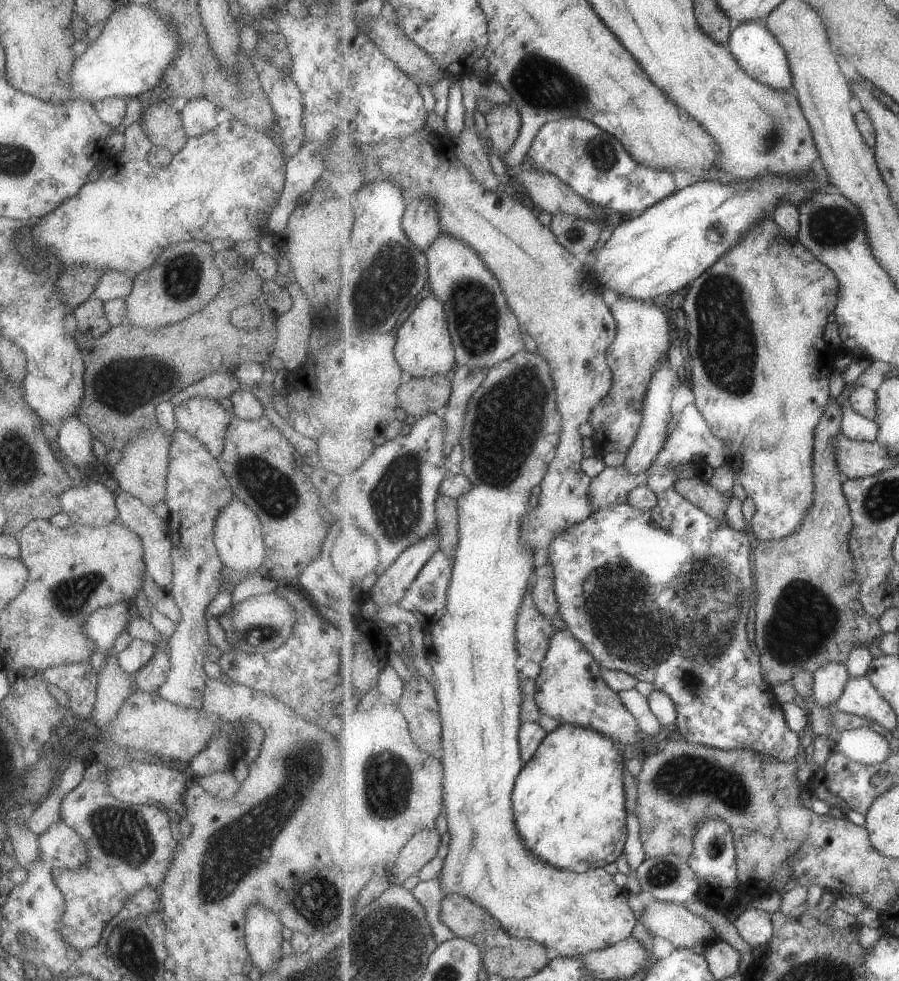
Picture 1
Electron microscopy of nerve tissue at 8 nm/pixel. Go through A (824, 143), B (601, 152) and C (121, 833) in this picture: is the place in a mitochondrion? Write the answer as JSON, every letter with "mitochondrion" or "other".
{"A":"other","B":"mitochondrion","C":"mitochondrion"}

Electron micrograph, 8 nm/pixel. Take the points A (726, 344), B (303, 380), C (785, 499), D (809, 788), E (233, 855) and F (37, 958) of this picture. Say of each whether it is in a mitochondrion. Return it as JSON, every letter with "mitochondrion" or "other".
{"A":"mitochondrion","B":"other","C":"other","D":"other","E":"mitochondrion","F":"other"}

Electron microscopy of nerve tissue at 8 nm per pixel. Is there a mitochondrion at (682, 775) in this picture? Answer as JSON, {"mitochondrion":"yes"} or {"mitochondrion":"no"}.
{"mitochondrion":"yes"}

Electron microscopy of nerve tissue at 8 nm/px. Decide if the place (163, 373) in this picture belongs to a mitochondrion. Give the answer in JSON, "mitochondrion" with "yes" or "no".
{"mitochondrion":"no"}

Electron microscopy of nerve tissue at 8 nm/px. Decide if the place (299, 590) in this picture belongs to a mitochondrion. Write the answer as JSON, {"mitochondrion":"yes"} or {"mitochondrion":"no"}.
{"mitochondrion":"no"}

